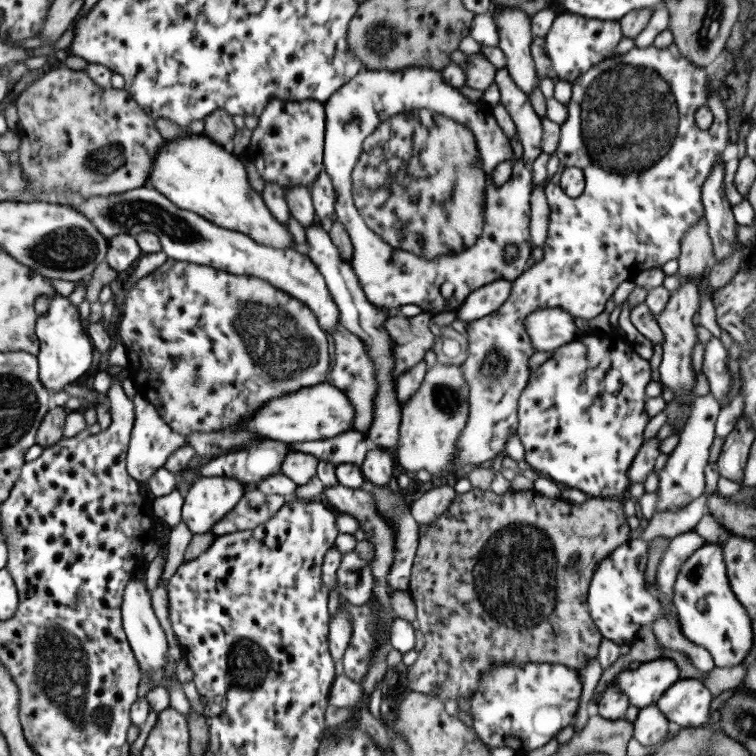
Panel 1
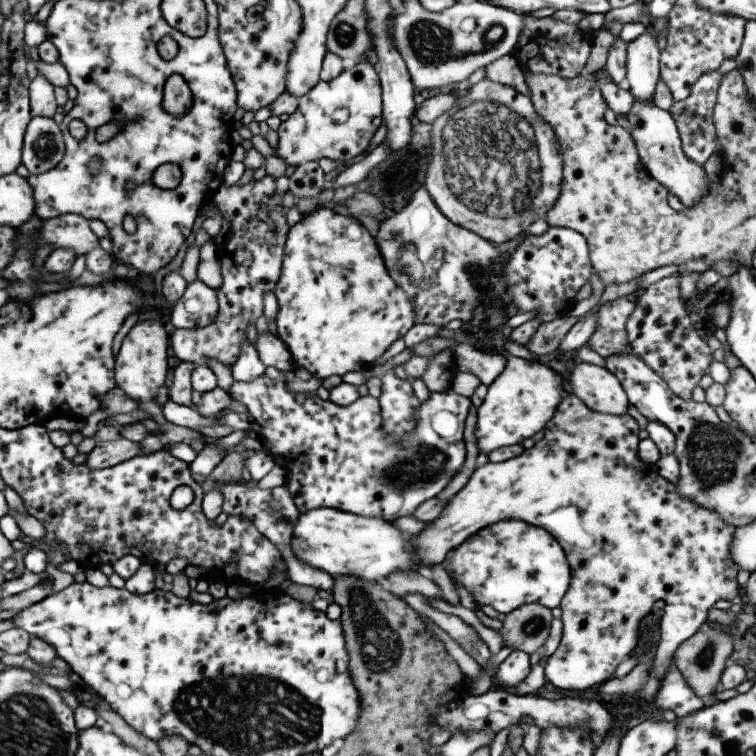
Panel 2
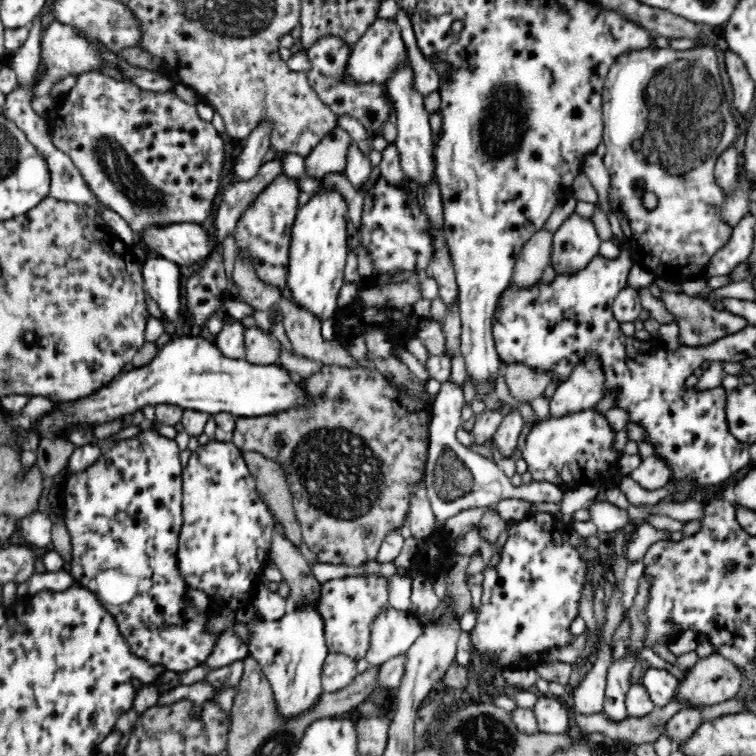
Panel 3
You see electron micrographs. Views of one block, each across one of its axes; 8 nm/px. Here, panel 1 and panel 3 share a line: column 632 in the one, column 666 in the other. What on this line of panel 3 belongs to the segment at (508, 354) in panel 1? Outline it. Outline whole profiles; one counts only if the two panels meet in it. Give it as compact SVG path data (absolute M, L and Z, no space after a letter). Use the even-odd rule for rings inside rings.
M696 43L693 48L687 50L674 50L666 46L648 46L642 50L628 50L614 58L612 67L609 69L608 78L604 82L604 112L603 112L603 142L607 151L603 156L603 163L611 178L612 196L616 206L616 214L623 232L625 246L631 253L634 264L650 271L656 279L675 280L678 284L703 276L706 264L710 262L712 254L720 250L732 234L732 227L722 221L720 212L724 205L725 193L718 186L714 176L714 167L717 158L732 145L738 128L734 116L730 112L730 104L724 96L724 78L720 77L720 62L717 62L716 51L713 47L702 46ZM646 192L654 192L658 199L658 208L654 212L648 212L642 206L642 196Z

